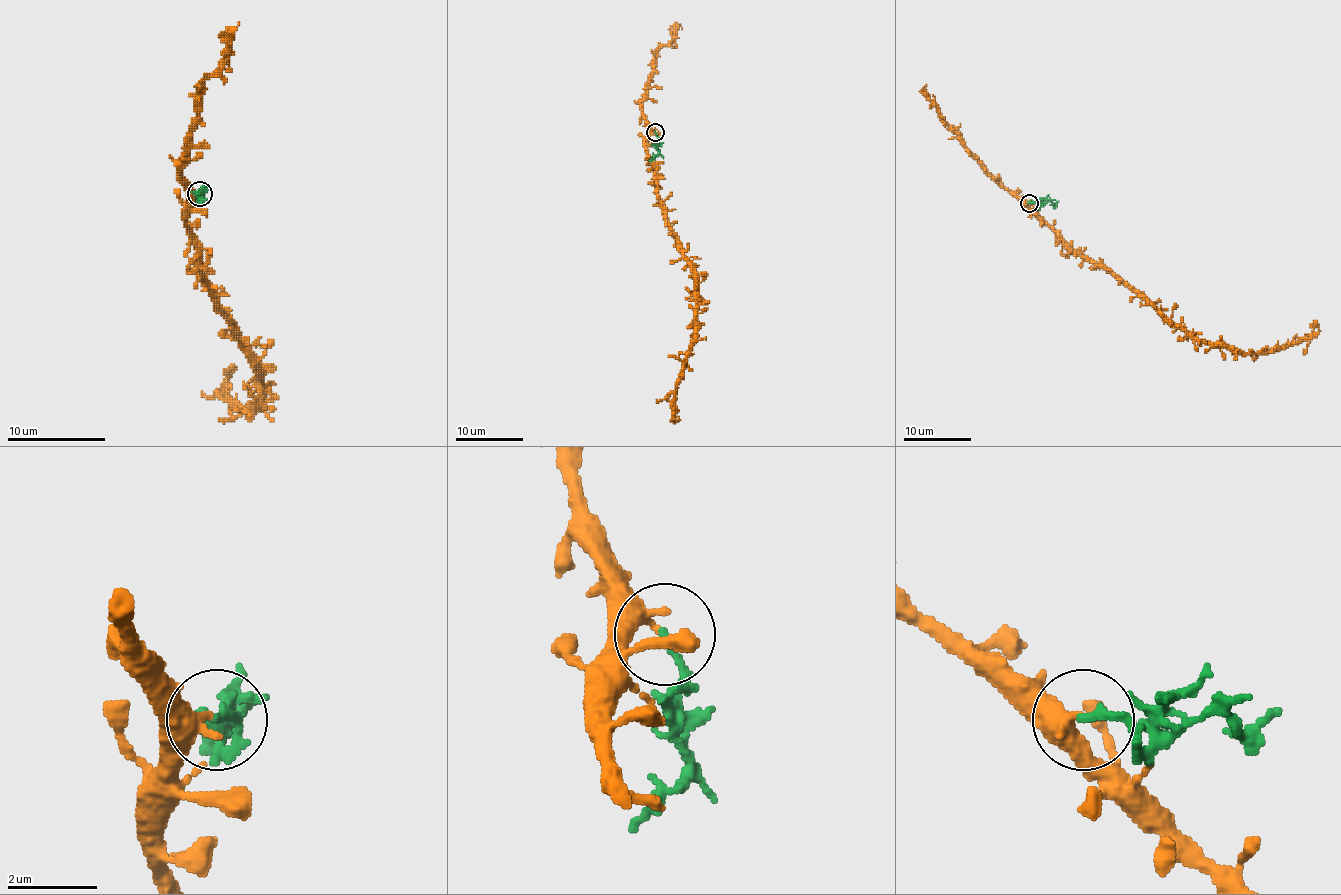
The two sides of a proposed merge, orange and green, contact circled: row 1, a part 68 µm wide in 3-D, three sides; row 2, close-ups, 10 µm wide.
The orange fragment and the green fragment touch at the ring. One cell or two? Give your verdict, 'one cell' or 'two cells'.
two cells

